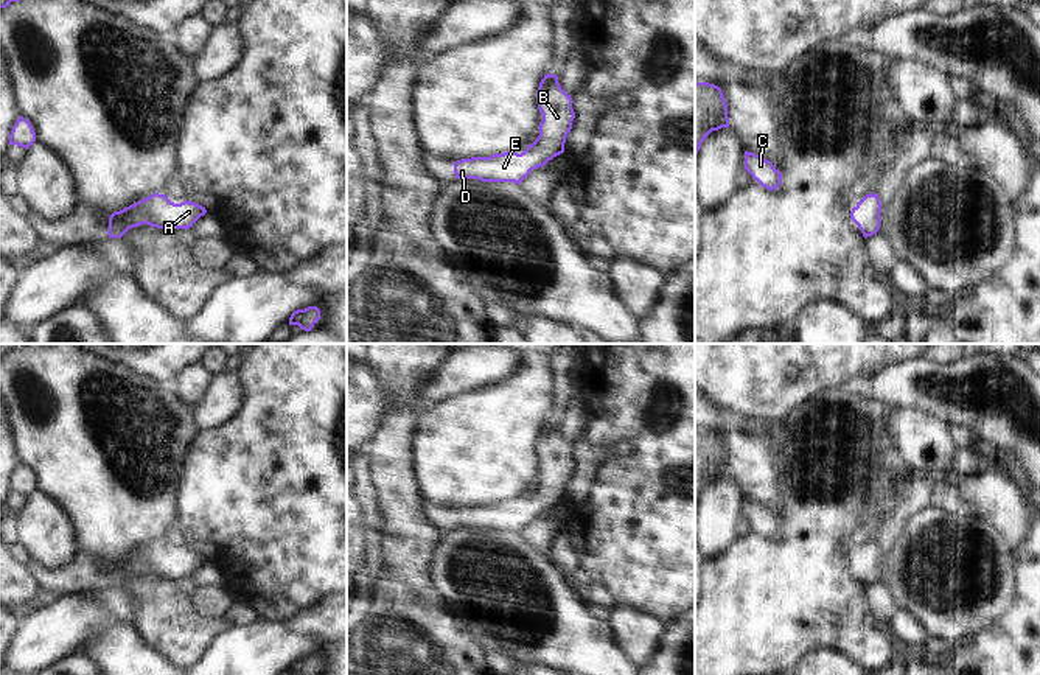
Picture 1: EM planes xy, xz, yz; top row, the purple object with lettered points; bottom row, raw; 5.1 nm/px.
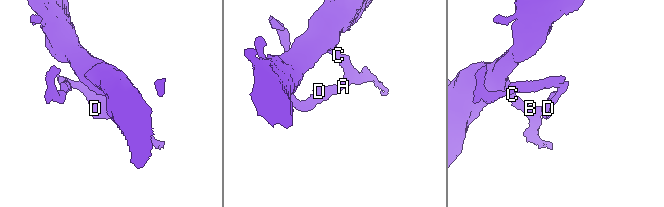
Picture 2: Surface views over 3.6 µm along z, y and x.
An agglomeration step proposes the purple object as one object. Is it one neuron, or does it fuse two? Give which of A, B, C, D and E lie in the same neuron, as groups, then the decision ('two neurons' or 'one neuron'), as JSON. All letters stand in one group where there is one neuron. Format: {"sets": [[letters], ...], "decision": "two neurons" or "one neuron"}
{"sets": [["A", "B", "C", "D", "E"]], "decision": "one neuron"}

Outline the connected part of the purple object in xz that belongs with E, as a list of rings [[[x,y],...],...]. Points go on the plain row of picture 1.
[[[547,421],[538,435],[538,457],[543,462],[538,487],[521,502],[507,499],[490,505],[462,507],[454,512],[455,527],[477,527],[482,530],[521,532],[532,518],[544,515],[564,501],[566,485],[572,477],[575,460],[558,425]]]

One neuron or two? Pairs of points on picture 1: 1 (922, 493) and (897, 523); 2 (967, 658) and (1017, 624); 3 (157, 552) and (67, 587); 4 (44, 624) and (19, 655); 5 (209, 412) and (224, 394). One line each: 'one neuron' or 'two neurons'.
1: one neuron
2: one neuron
3: one neuron
4: one neuron
5: one neuron

